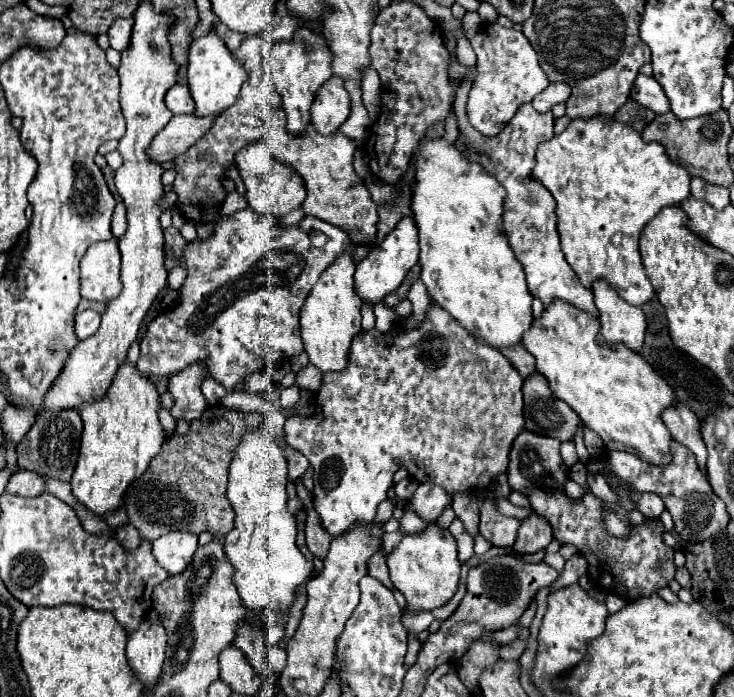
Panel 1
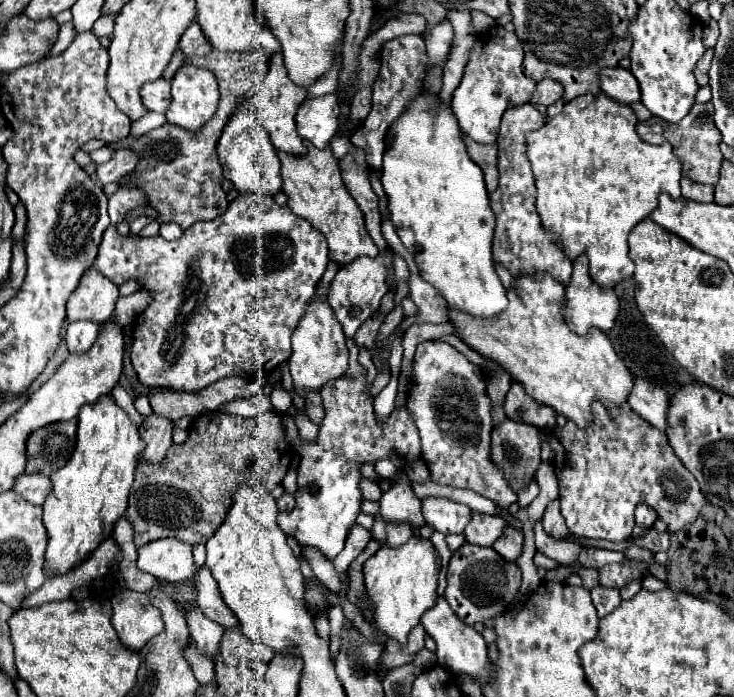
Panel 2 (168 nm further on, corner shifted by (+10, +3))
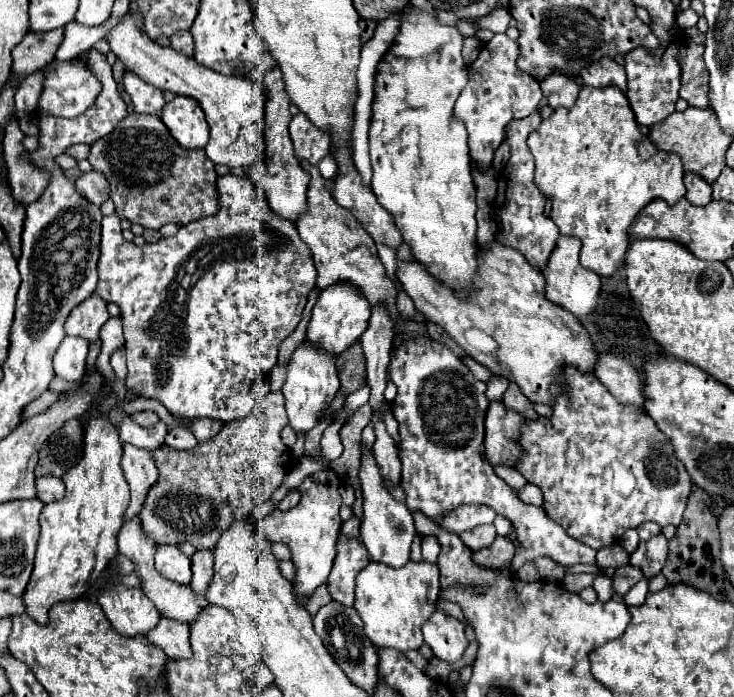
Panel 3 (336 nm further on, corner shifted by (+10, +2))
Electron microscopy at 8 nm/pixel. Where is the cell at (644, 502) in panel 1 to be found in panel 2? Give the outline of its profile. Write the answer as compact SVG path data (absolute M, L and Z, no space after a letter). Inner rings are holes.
M638 503L636 505L636 523L644 525L644 527L652 527L654 521L656 521L654 509L650 509L650 505L646 505L646 503Z

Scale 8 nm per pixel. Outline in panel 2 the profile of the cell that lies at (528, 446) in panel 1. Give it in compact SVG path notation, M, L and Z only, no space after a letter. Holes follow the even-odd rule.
M510 419L500 423L492 431L492 461L498 469L502 469L506 483L512 491L520 493L524 487L528 487L538 471L540 465L540 433L532 425L518 425Z

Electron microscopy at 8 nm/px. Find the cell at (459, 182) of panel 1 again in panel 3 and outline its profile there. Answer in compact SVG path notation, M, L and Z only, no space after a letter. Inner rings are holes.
M408 6L402 12L402 24L400 30L392 42L392 46L386 50L386 54L382 56L382 60L376 66L376 74L374 74L374 98L372 98L372 118L370 118L370 130L368 130L368 138L370 138L370 158L372 158L372 192L378 198L378 204L382 208L386 208L394 220L398 230L404 236L404 242L410 244L412 248L412 256L422 262L426 266L426 270L440 282L444 282L446 286L452 286L456 290L456 294L462 298L462 294L466 294L466 290L472 284L472 278L476 274L476 254L478 254L478 244L476 244L476 186L472 182L472 168L470 168L470 154L468 154L468 134L464 128L464 122L454 118L454 102L458 98L458 94L462 92L462 88L468 82L468 66L462 60L462 34L452 28L452 26L444 26L438 22L438 16L434 12L424 12L420 8Z

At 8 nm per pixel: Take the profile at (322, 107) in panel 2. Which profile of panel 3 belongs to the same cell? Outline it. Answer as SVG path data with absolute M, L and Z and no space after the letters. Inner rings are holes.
M296 114L290 122L290 138L294 142L294 154L298 160L306 160L316 166L326 154L330 154L330 136L316 128L304 114Z

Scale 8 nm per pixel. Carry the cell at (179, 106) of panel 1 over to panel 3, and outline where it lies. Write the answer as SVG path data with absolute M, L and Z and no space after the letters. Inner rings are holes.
M126 72L122 78L122 86L128 92L134 110L140 114L158 114L164 108L164 96L162 90L146 84L144 80L140 80L138 76Z

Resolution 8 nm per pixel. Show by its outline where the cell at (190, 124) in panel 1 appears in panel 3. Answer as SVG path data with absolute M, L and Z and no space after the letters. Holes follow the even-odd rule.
M94 170L82 174L74 182L74 188L78 188L78 194L82 194L82 198L88 198L88 202L96 206L100 206L108 198L108 180L102 178L102 174Z

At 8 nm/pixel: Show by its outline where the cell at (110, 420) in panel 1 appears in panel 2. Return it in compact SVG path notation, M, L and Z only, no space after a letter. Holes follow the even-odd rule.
M112 395L100 397L94 405L84 405L78 413L78 433L76 433L76 451L72 453L68 465L50 475L52 491L44 501L44 527L48 531L48 549L46 549L46 569L50 575L62 575L72 567L80 565L90 557L96 545L110 537L114 523L124 517L128 507L128 493L134 481L134 471L140 461L142 449L146 443L140 439L140 427L132 423L130 415L116 403Z

